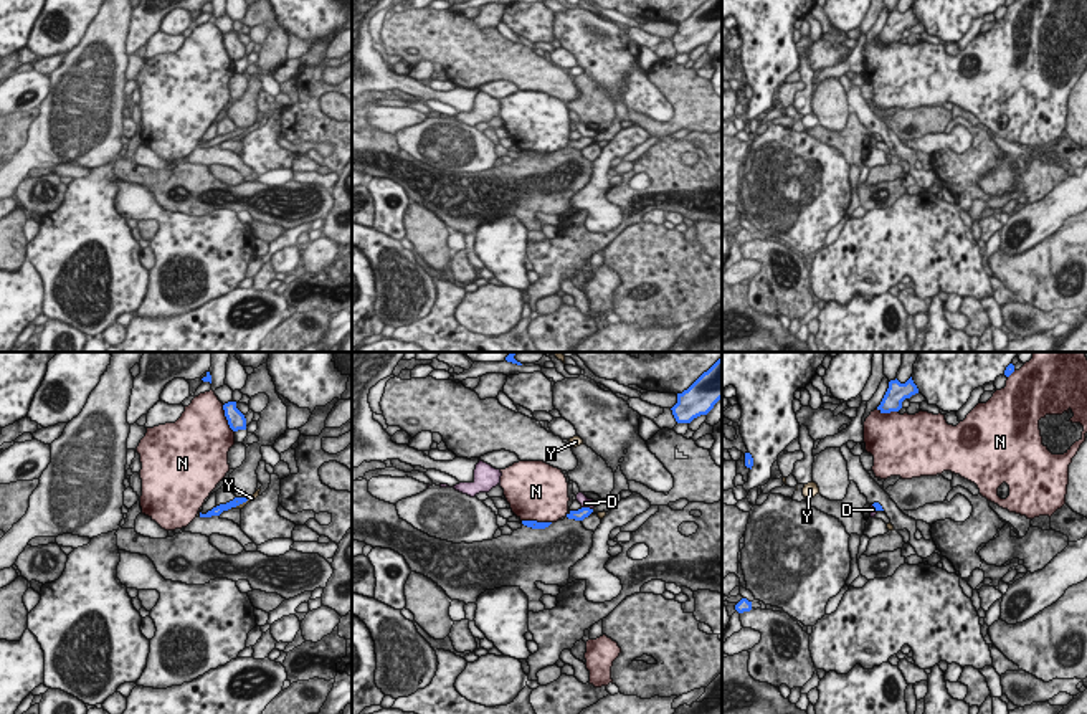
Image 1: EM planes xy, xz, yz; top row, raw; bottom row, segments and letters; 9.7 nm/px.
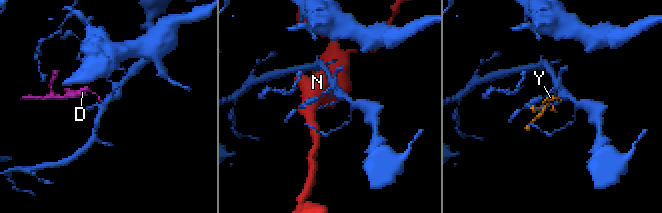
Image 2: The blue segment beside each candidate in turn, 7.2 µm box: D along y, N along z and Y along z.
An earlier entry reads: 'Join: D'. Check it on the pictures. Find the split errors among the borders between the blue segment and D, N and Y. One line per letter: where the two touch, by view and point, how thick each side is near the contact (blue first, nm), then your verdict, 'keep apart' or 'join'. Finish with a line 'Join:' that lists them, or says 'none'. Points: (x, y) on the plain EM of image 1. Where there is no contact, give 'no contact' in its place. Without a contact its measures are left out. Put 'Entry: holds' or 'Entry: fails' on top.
Entry: fails
D: meets blue in xz at (587, 138); 120 nm thick on the blue side, 100 nm on the other; keep apart
N: meets blue in xz at (536, 151); 90 nm thick on the blue side, 500 nm on the other; keep apart
Y: meets blue in xy at (238, 134); 90 nm thick on the blue side, 60 nm on the other; keep apart
Join: none

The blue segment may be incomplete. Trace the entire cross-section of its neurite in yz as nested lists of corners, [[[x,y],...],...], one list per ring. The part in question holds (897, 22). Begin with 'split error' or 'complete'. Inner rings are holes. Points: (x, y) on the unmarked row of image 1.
complete; [[[912,7],[905,13],[900,13],[897,8],[890,10],[889,18],[877,40],[881,43],[899,41],[902,38],[902,31],[915,23],[918,23],[918,18],[914,13]]]

